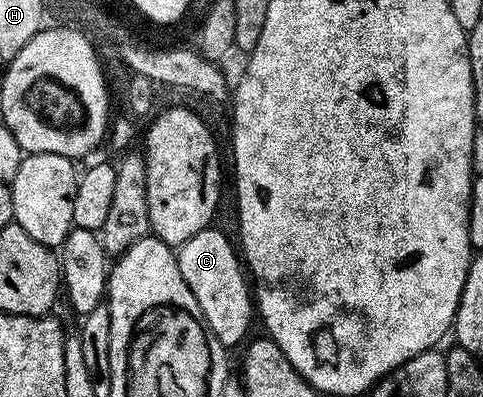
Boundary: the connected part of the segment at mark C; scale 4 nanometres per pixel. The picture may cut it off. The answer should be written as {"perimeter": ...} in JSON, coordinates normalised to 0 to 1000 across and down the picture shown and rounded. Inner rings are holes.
{"perimeter":[[[449,572],[416,577],[406,592],[398,592],[398,602],[366,620],[364,645],[373,693],[381,693],[389,733],[406,743],[406,763],[414,763],[414,783],[422,783],[422,804],[439,844],[447,844],[447,854],[464,872],[482,874],[503,856],[501,869],[511,856],[509,836],[518,829],[522,728],[503,660],[489,635],[487,610],[464,594]]]}

